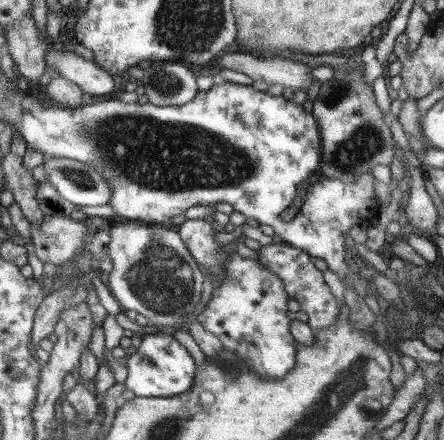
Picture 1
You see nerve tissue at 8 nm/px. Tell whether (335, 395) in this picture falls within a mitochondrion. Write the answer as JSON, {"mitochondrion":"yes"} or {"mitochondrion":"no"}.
{"mitochondrion":"yes"}

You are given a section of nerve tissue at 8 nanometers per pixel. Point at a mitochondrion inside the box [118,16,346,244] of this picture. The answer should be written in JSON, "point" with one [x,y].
{"point":[163,81]}

